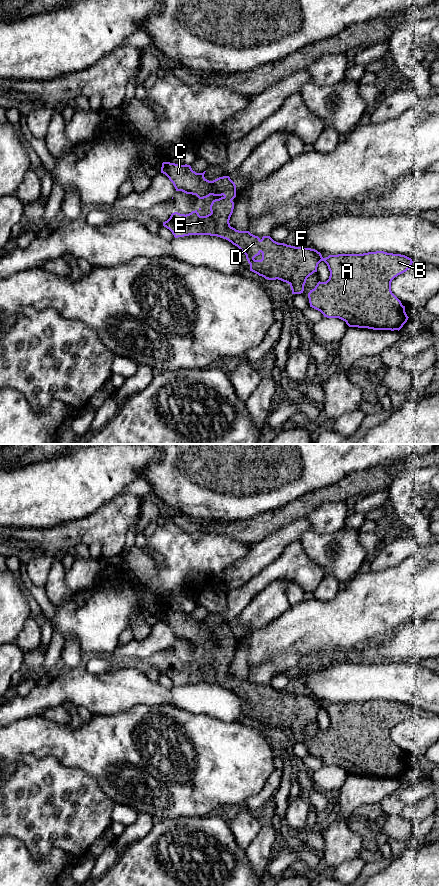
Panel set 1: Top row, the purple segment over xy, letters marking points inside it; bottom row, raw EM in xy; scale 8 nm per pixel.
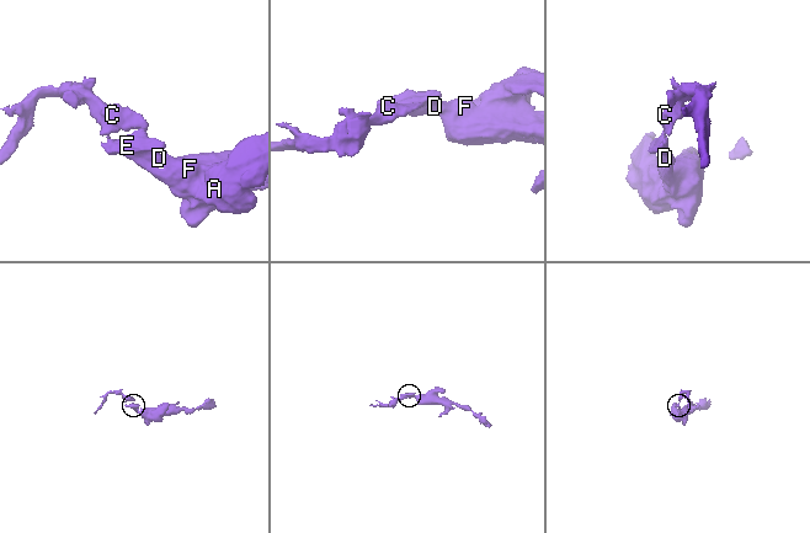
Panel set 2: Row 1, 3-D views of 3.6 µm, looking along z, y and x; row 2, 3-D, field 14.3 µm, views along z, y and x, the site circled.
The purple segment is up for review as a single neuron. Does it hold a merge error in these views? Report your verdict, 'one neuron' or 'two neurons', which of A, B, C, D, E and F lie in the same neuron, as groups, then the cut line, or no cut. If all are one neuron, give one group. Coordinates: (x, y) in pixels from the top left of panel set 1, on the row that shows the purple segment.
one neuron | A B C D E F | no cut

